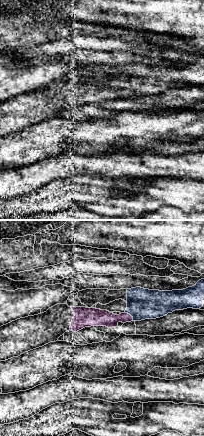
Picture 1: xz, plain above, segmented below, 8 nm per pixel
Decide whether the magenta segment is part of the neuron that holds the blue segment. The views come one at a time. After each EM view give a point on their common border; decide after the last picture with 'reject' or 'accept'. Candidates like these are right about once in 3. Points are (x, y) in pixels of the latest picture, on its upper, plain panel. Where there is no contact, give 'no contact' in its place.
contact (130, 90)

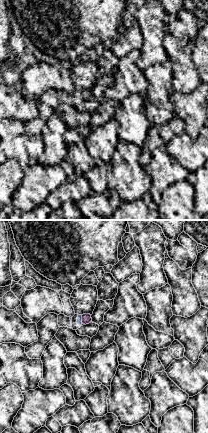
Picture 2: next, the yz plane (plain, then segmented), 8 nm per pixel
contact (81, 95)

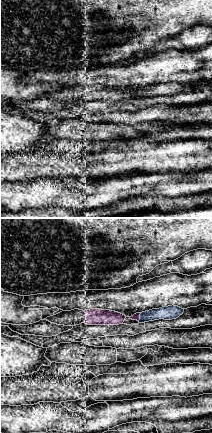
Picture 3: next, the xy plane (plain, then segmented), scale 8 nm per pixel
contact (140, 93)

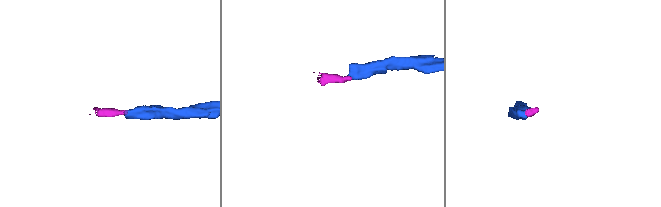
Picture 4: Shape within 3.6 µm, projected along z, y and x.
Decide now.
accept

